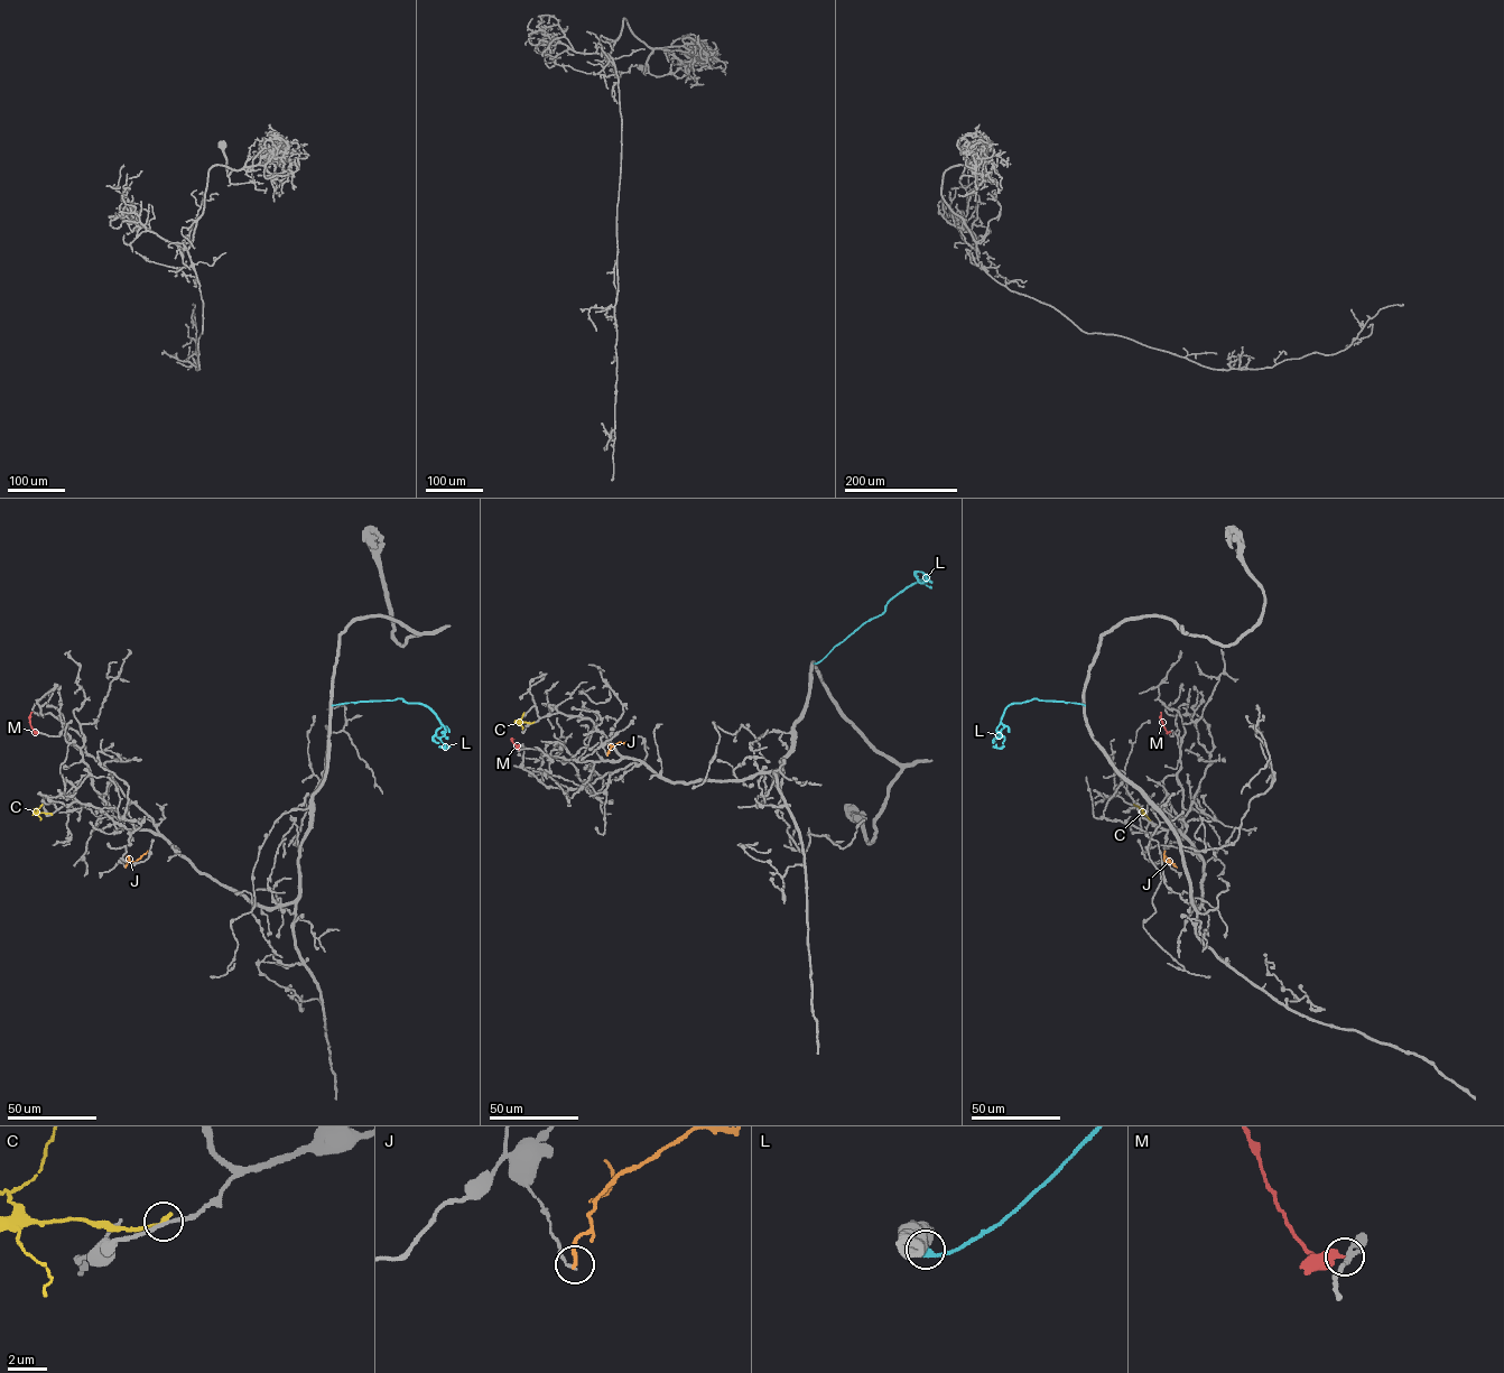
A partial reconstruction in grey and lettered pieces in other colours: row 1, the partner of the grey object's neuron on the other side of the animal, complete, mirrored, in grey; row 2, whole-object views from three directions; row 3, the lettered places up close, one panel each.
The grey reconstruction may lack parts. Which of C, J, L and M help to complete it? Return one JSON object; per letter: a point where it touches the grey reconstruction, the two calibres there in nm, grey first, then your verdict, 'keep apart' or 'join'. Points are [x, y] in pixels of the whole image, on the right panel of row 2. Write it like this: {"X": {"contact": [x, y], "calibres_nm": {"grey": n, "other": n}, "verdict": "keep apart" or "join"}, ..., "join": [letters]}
{"C": {"contact": [1143, 814], "calibres_nm": {"grey": 190, "other": 280}, "verdict": "keep apart"}, "J": {"contact": [1176, 866], "calibres_nm": {"grey": 150, "other": 180}, "verdict": "keep apart"}, "L": {"contact": [1085, 705], "calibres_nm": {"grey": 750, "other": 280}, "verdict": "keep apart"}, "M": {"contact": [1170, 732], "calibres_nm": {"grey": 240, "other": 360}, "verdict": "join"}, "join": ["M"]}

